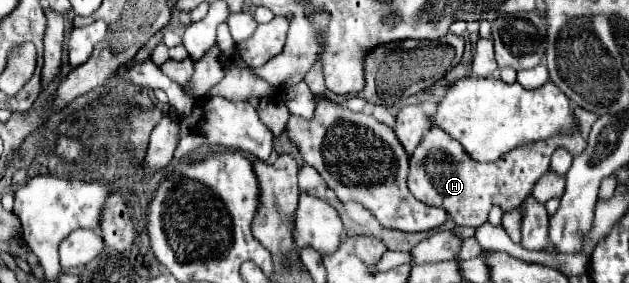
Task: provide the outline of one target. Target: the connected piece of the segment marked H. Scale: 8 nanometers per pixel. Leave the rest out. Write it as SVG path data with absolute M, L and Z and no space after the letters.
M575 123L571 133L557 133L549 137L549 141L519 145L493 163L477 163L469 159L455 139L451 139L441 129L431 127L409 159L407 185L421 203L443 207L453 217L455 225L481 227L487 221L489 209L493 205L501 205L503 211L509 211L525 201L537 179L549 169L551 155L557 147L567 147L573 155L579 155L585 149L585 139L579 135Z

